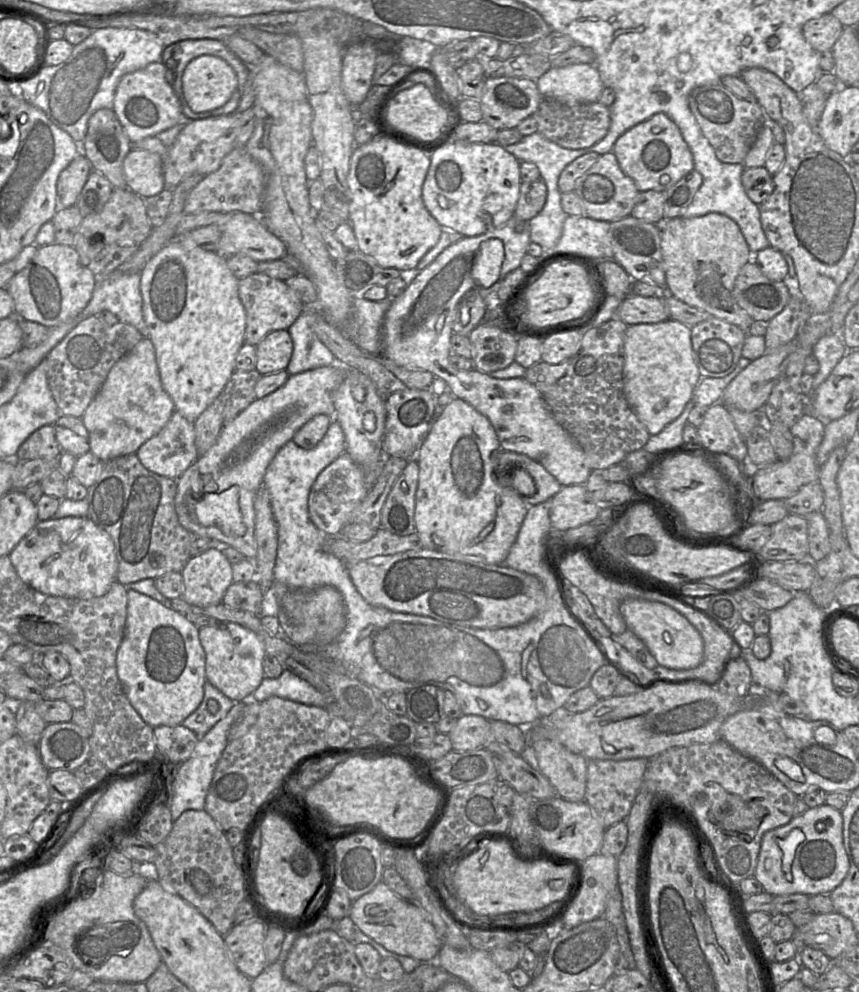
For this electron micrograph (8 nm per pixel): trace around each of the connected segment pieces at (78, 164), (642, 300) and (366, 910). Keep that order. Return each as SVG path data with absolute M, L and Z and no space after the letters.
M82 153L77 156L59 175L57 181L57 201L59 208L76 204L93 168Z
M664 293L651 297L629 294L623 299L615 317L626 325L658 323L669 319Z
M382 880L366 894L352 902L349 917L367 936L388 951L409 956L420 962L436 961L442 942L433 924L414 901L406 901Z

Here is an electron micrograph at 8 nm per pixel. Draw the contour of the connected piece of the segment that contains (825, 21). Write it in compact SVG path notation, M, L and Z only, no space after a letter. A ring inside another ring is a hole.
M830 12L807 21L803 25L802 33L813 49L825 51L832 49L843 28L841 22Z

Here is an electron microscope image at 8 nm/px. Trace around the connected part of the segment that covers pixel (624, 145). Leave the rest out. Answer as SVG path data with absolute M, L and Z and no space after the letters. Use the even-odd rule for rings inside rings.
M656 113L628 129L618 137L612 152L621 170L634 181L639 192L666 191L694 169L689 146L678 126L664 113Z

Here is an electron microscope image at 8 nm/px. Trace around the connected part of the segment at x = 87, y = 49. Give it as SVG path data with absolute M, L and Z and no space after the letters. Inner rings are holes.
M101 28L92 31L80 44L75 45L70 57L55 66L46 65L34 78L23 82L18 93L31 105L41 109L59 128L66 131L76 143L85 139L88 120L97 110L113 108L116 87L127 73L145 68L151 63L161 62L163 42L152 32L135 28Z

